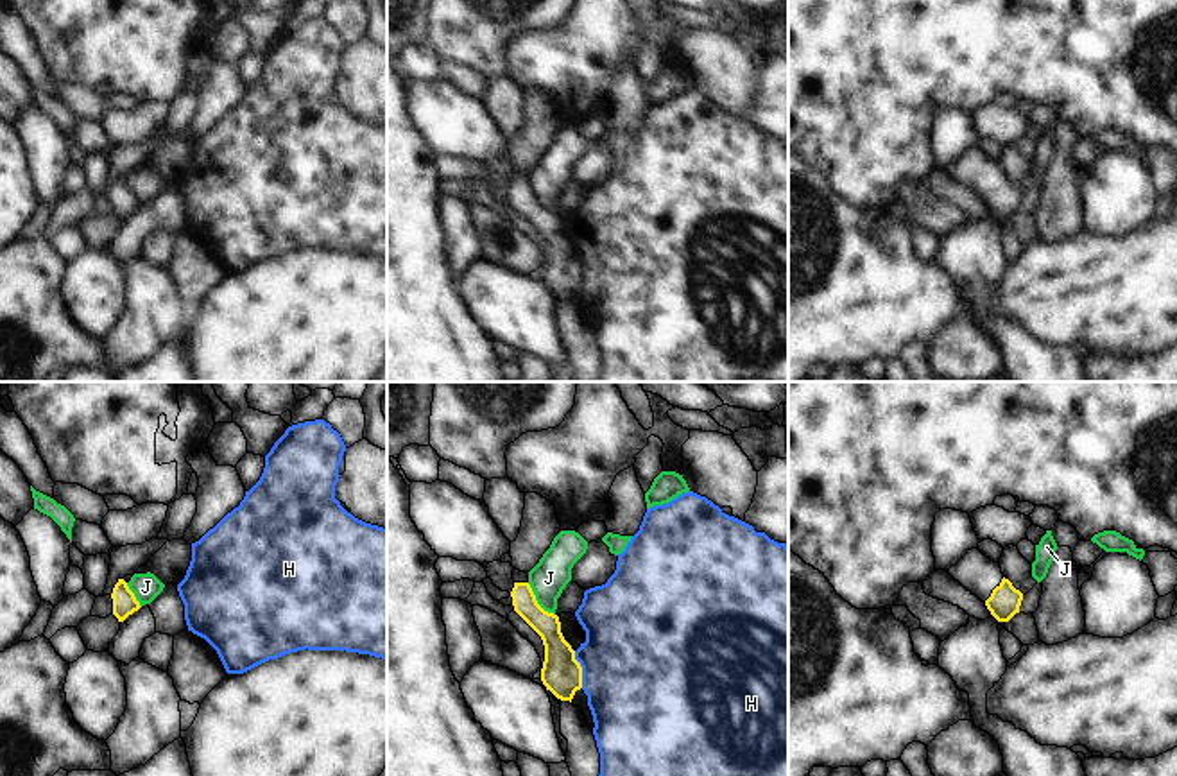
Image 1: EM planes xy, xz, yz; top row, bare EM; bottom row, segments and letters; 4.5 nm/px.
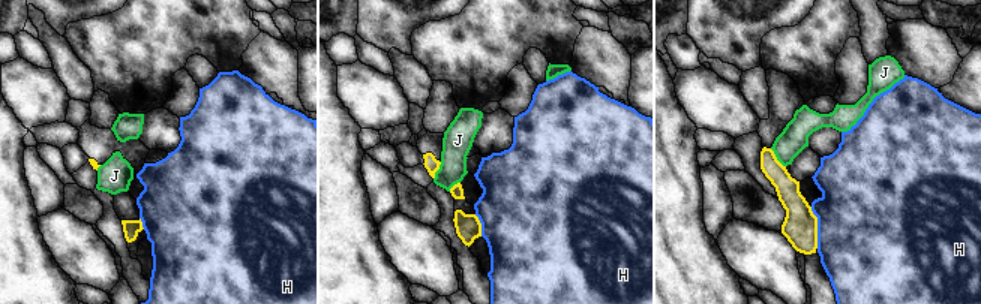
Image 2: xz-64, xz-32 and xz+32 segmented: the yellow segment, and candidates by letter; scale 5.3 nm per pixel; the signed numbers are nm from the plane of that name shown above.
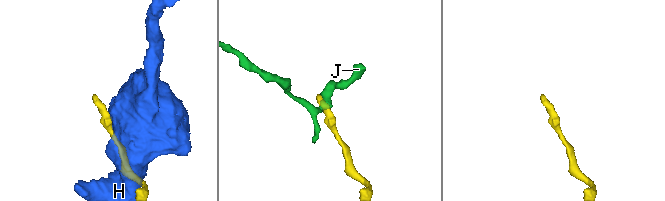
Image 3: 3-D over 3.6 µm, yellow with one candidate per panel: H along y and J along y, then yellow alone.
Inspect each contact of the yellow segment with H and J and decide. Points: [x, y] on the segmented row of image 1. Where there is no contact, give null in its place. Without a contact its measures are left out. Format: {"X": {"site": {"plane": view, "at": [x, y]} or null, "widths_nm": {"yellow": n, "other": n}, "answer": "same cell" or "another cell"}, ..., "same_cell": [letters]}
{"H": {"site": {"plane": "xz", "at": [581, 669]}, "widths_nm": {"yellow": 180, "other": 500}, "answer": "another cell"}, "J": {"site": {"plane": "xz", "at": [536, 601]}, "widths_nm": {"yellow": 120, "other": 170}, "answer": "another cell"}, "same_cell": []}

